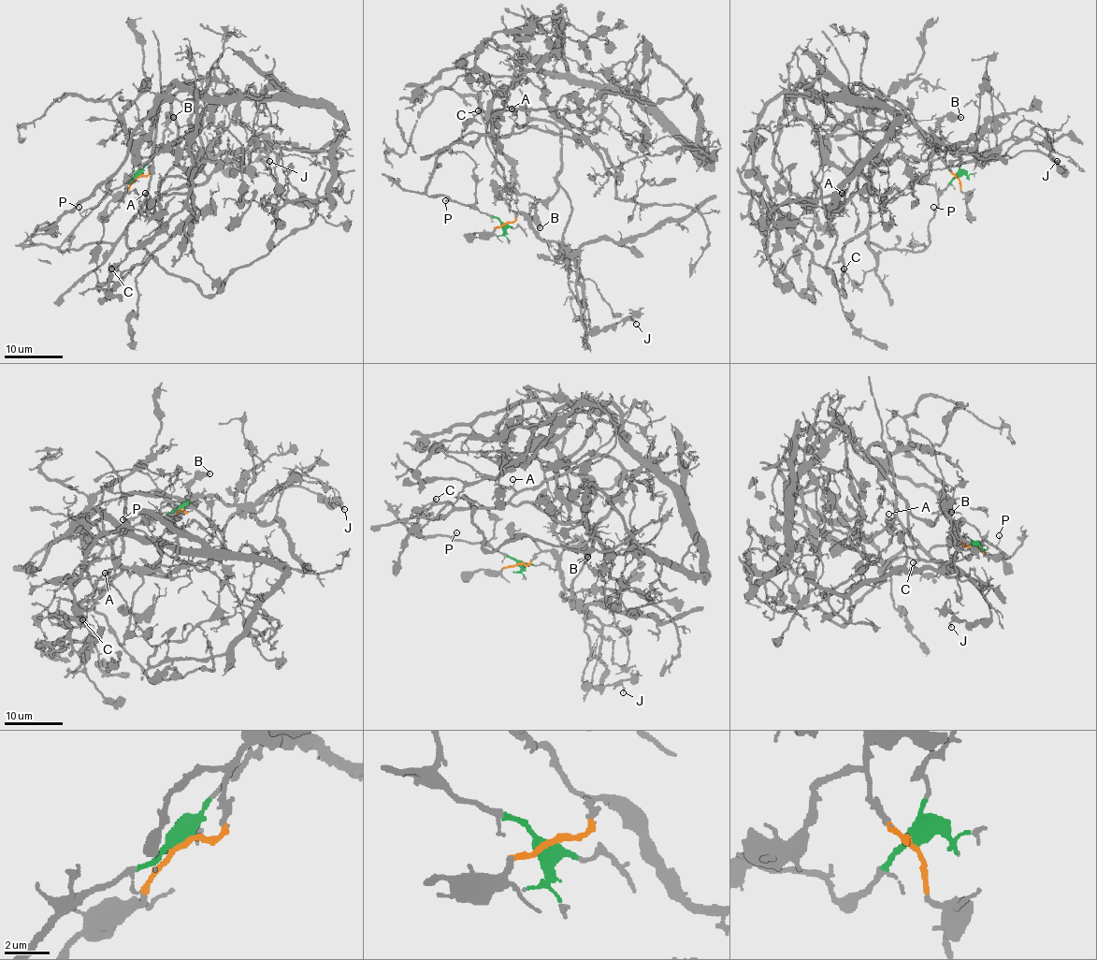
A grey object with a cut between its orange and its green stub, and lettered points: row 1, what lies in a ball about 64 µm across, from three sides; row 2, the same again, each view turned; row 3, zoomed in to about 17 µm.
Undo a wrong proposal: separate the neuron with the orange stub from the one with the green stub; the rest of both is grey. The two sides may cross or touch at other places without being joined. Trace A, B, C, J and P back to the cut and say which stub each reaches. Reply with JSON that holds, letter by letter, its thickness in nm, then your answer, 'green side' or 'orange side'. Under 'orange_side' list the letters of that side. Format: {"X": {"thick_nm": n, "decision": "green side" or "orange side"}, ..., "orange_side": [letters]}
{"A": {"thick_nm": 110, "decision": "green side"}, "B": {"thick_nm": 500, "decision": "orange side"}, "C": {"thick_nm": 240, "decision": "green side"}, "J": {"thick_nm": 140, "decision": "orange side"}, "P": {"thick_nm": 100, "decision": "green side"}, "orange_side": ["B", "J"]}

